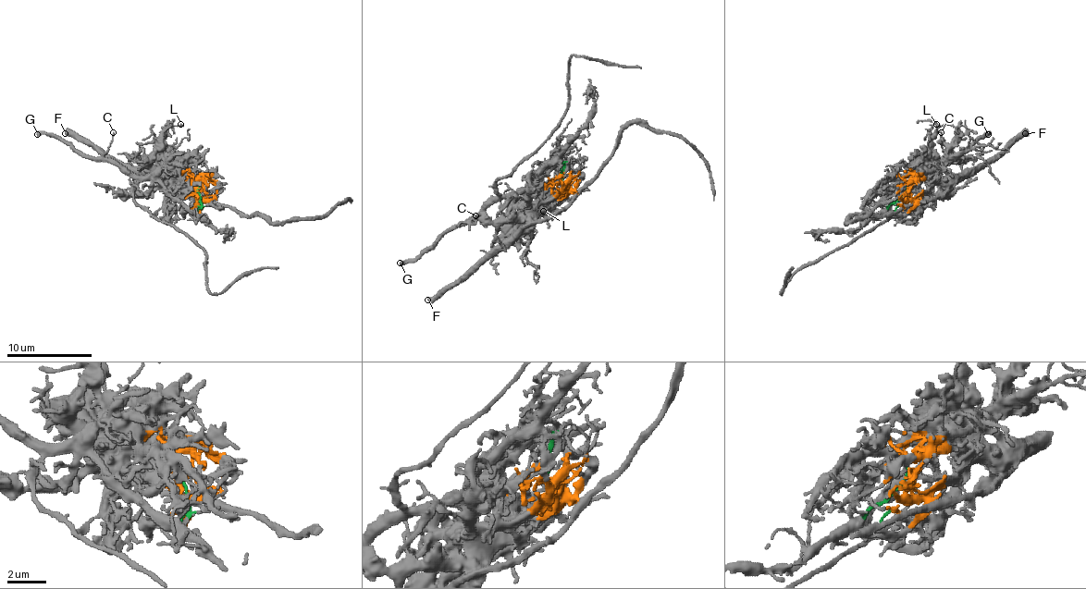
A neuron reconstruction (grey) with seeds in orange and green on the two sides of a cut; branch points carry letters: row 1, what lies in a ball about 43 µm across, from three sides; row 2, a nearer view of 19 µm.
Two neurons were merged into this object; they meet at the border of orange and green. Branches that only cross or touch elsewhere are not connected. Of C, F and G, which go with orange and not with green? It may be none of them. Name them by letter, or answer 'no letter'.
F

